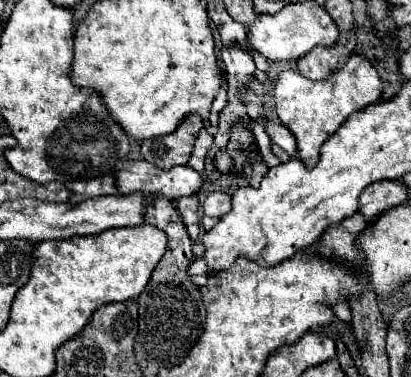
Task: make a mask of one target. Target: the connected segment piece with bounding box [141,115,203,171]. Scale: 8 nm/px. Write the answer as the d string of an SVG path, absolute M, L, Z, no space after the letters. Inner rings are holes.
M189 115L175 133L143 141L143 159L165 171L169 171L175 165L187 165L195 145L195 135L201 131L201 127L203 119L199 115Z

